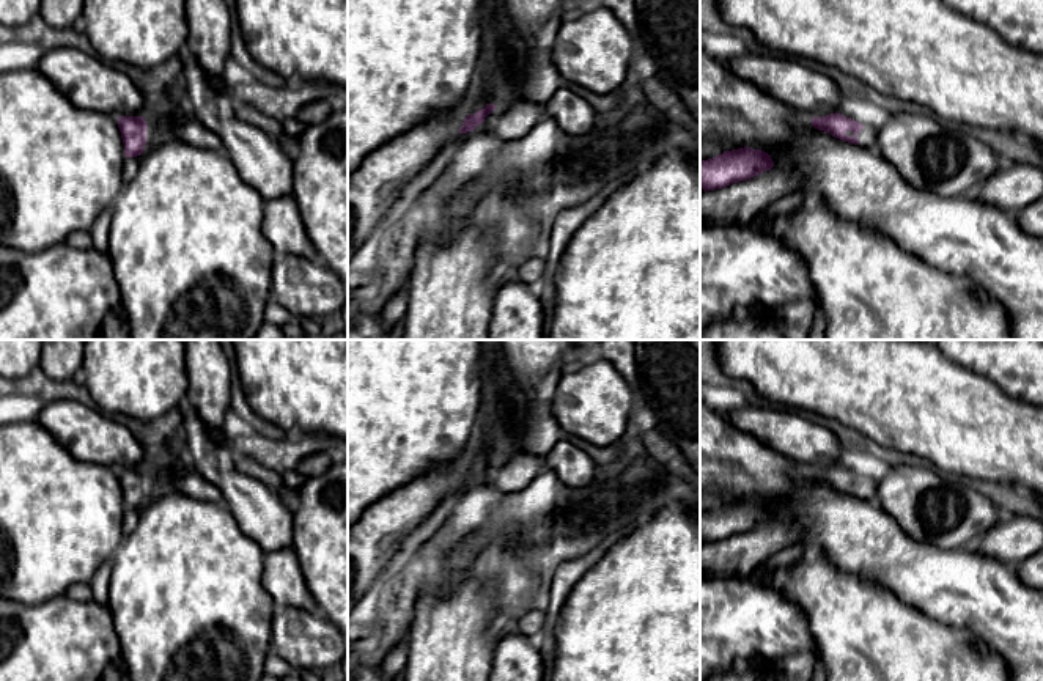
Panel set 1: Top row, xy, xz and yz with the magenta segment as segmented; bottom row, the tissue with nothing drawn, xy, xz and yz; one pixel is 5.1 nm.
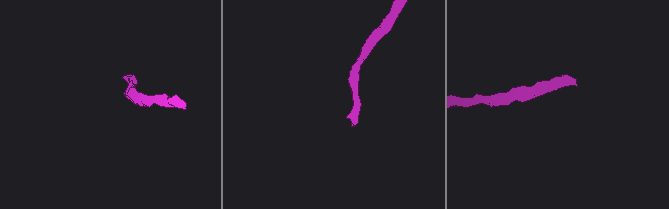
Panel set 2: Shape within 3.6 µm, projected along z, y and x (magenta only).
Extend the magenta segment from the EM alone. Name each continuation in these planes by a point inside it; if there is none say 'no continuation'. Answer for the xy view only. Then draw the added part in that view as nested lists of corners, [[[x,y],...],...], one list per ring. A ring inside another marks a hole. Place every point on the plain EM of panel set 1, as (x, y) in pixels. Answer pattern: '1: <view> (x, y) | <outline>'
no continuation

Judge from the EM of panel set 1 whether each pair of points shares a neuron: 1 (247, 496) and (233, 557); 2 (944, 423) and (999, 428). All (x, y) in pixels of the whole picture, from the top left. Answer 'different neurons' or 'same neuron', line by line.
1: different neurons
2: same neuron

